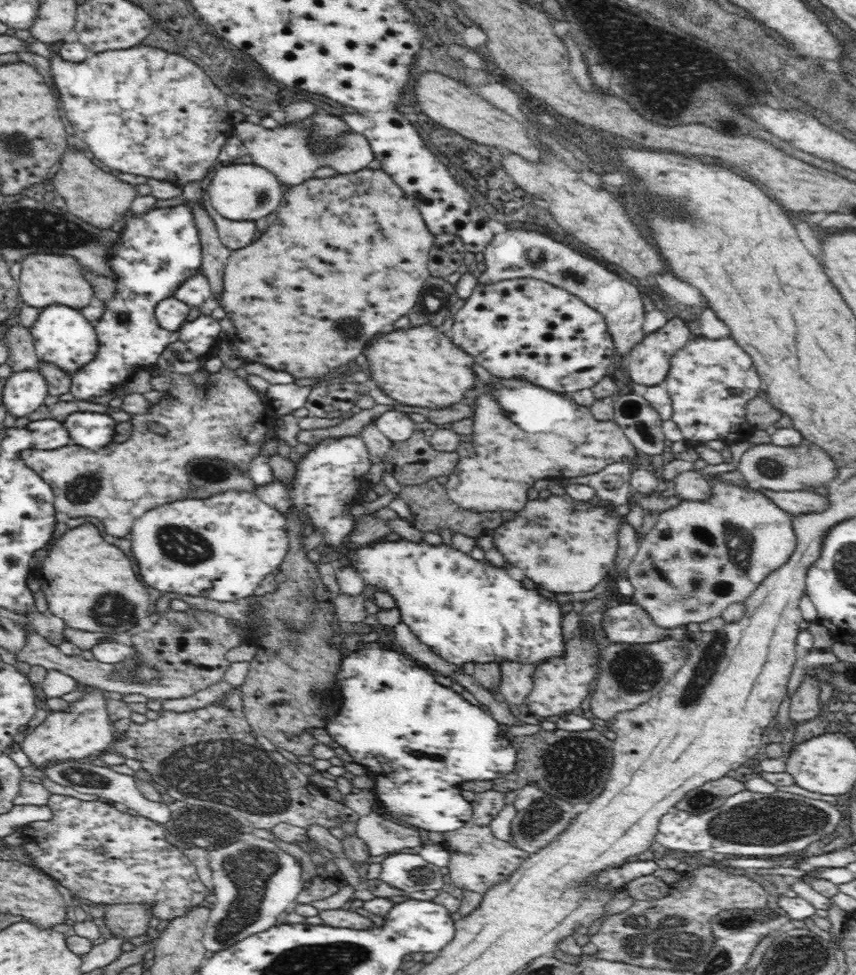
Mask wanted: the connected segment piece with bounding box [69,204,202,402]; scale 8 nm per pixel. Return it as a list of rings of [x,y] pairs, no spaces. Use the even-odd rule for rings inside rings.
[[[188,205],[173,207],[153,208],[143,214],[133,214],[126,211],[123,216],[120,242],[114,246],[114,255],[110,256],[110,267],[116,271],[118,280],[115,281],[113,297],[104,303],[102,316],[97,321],[92,321],[98,339],[98,352],[94,360],[88,361],[71,375],[70,394],[83,402],[91,402],[91,398],[108,395],[118,385],[126,383],[129,379],[144,369],[150,370],[156,366],[156,360],[166,350],[168,344],[179,340],[179,331],[166,330],[158,326],[154,316],[154,308],[158,302],[174,295],[184,280],[201,271],[202,250],[198,228],[194,213]]]

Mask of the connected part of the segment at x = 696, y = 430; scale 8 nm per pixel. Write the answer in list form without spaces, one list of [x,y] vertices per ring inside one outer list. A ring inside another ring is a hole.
[[[704,335],[693,336],[673,356],[669,374],[662,384],[671,399],[671,420],[680,428],[686,442],[706,444],[719,440],[730,445],[748,441],[757,430],[747,422],[745,409],[762,390],[762,382],[758,372],[754,372],[754,364],[750,364],[750,356],[730,338],[714,340]],[[730,388],[738,388],[740,395],[730,393]]]

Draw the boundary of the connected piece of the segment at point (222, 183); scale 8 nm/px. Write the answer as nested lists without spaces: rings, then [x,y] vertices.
[[[254,163],[231,164],[213,171],[214,177],[206,191],[212,206],[224,219],[259,222],[277,211],[283,202],[282,183],[267,168]]]

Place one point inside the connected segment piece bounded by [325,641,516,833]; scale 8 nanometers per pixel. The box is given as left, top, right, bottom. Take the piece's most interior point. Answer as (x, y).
(419, 740)

